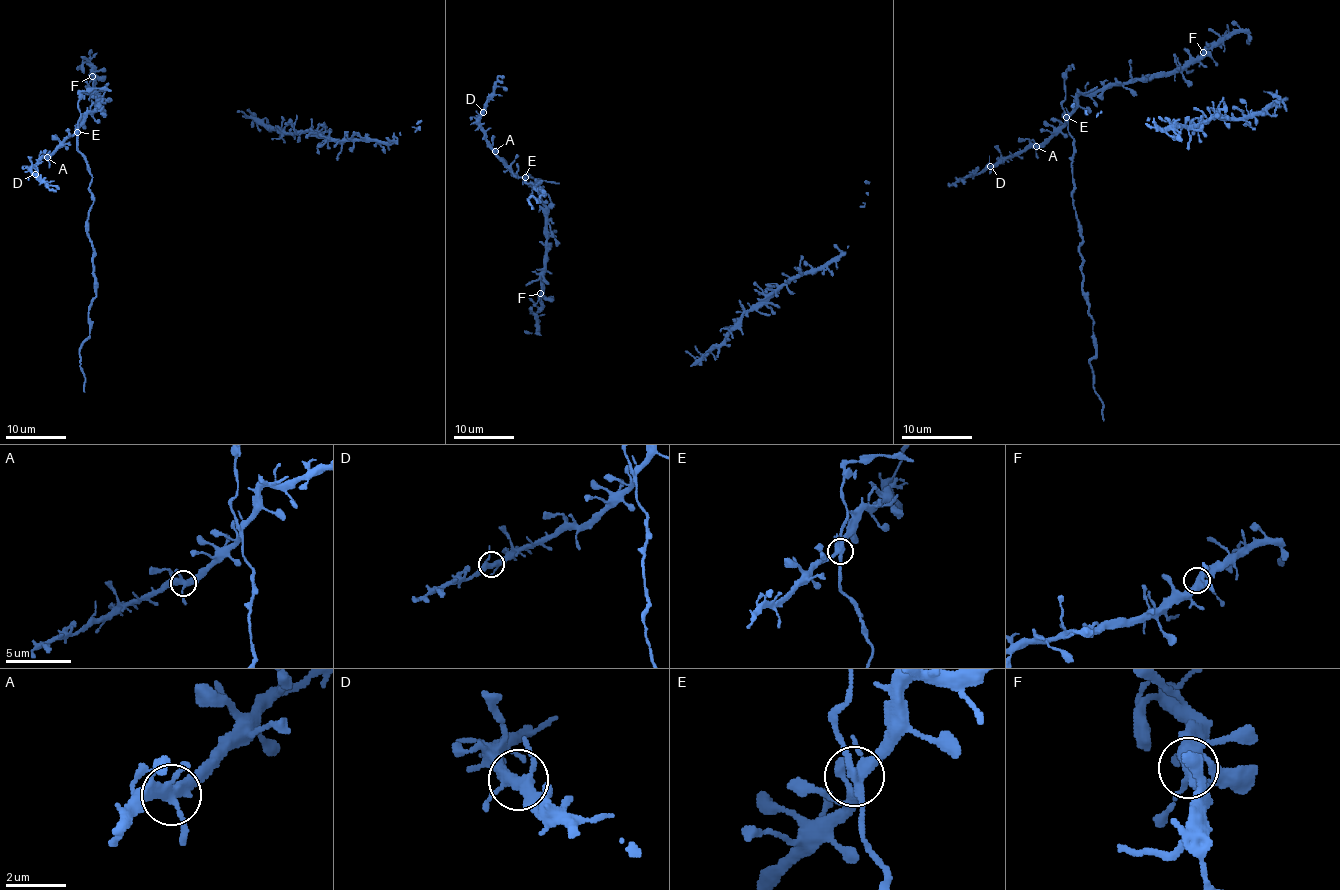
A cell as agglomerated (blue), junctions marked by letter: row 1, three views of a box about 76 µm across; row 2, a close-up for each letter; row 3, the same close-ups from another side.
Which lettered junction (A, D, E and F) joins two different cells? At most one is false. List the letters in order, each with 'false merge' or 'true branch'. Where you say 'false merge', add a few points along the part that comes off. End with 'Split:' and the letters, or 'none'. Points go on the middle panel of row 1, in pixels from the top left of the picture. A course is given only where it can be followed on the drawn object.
A: true branch
D: true branch
E: false merge; foreign part runs (525, 176), (528, 182), (541, 182), (535, 188), (544, 191), (537, 202), (532, 196), (528, 200), (531, 209)
F: true branch
Split: E

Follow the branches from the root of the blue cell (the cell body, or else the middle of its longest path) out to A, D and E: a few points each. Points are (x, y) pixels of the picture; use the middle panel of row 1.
A: (546, 299), (543, 296), (544, 203), (540, 193), (520, 176), (516, 176), (495, 151)
D: (546, 299), (543, 296), (544, 203), (540, 193), (520, 176), (516, 176), (489, 143), (480, 122), (483, 112)
E: (546, 299), (543, 296), (546, 208), (540, 193), (525, 176)

